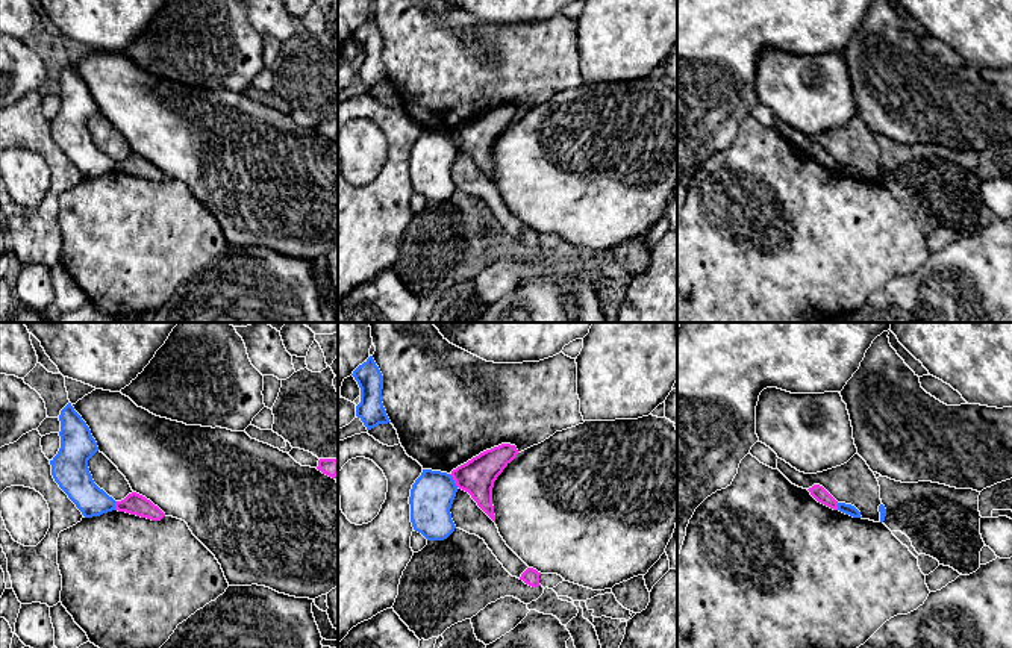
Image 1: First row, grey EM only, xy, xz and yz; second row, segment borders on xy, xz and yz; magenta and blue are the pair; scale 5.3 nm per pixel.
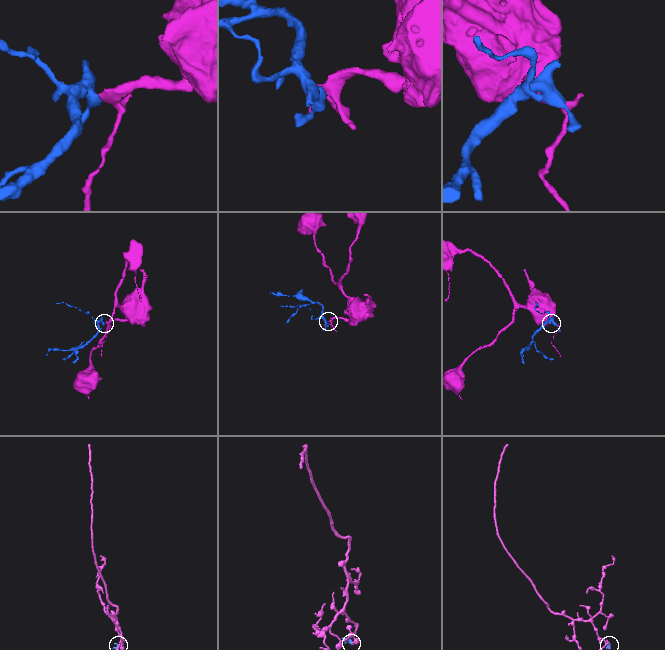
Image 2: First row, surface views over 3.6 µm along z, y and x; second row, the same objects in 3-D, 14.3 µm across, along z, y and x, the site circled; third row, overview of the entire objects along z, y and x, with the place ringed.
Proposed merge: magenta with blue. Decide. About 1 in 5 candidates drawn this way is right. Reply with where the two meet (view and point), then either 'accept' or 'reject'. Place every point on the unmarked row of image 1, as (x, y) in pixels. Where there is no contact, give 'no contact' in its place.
xz (453, 140) | reject

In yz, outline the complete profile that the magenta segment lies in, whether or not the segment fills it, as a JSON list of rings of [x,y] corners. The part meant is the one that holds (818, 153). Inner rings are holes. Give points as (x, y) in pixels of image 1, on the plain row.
[[[814,145],[812,148],[807,150],[811,156],[821,165],[838,171],[838,164],[836,160],[820,145]]]

